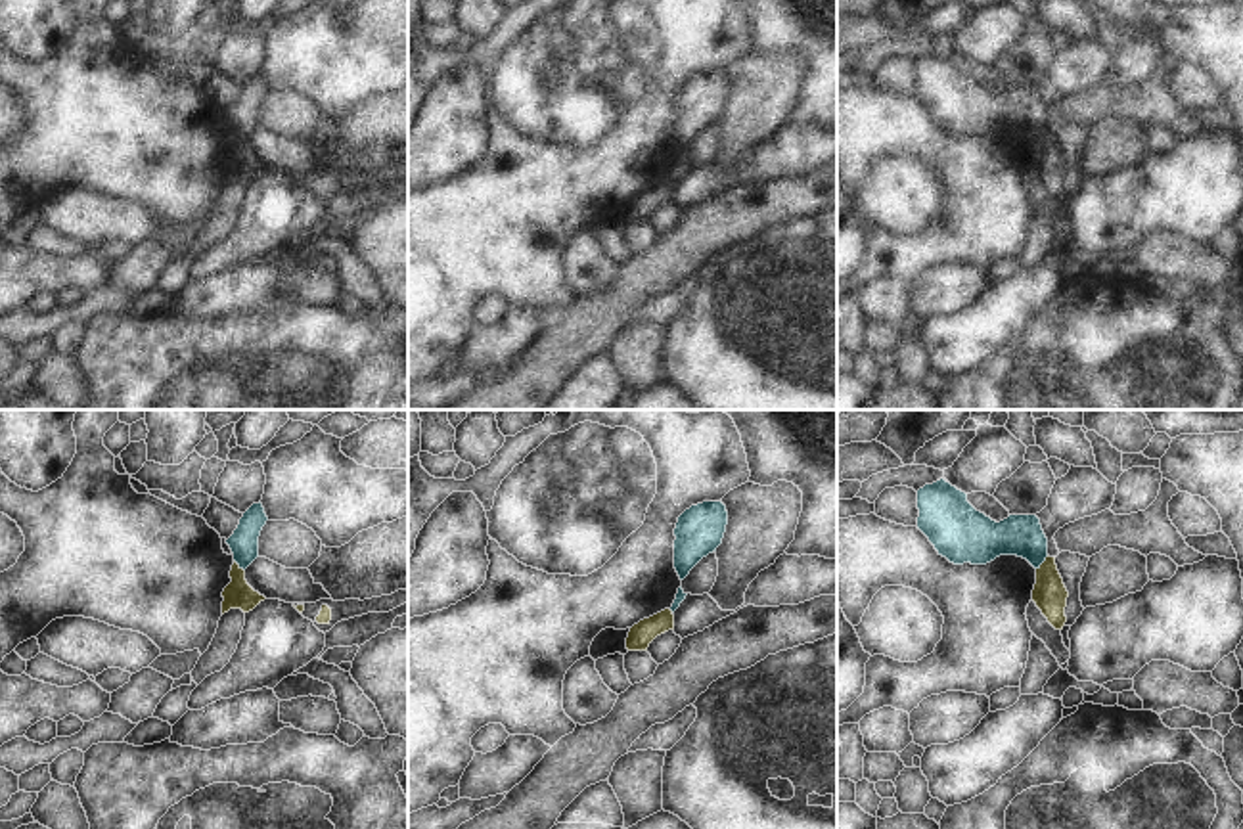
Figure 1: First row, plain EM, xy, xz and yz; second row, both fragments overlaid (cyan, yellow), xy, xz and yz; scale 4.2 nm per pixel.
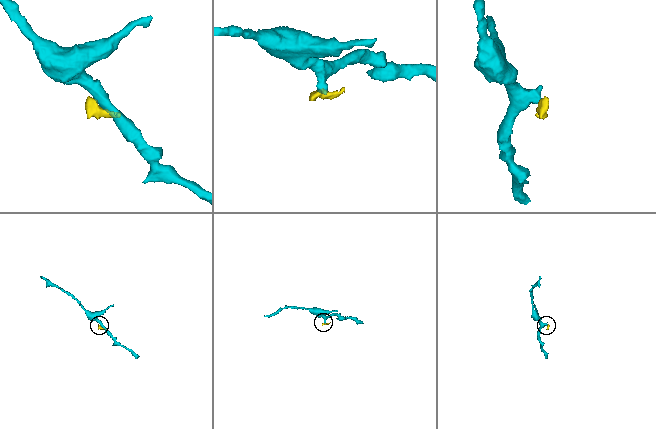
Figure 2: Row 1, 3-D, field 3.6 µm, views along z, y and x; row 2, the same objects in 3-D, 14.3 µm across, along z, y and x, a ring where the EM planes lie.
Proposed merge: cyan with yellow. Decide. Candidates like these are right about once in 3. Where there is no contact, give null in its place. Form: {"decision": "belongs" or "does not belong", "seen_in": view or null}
{"decision": "does not belong", "seen_in": "yz"}

